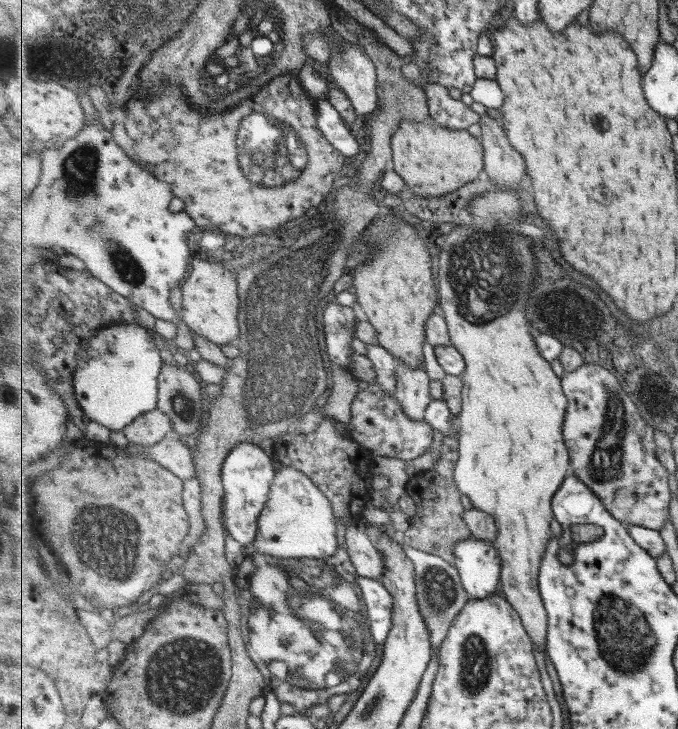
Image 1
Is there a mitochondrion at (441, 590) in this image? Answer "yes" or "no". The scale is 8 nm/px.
yes

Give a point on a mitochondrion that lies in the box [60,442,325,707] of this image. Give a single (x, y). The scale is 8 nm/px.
(108, 533)

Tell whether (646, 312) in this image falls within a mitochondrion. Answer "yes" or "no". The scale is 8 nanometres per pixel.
no

